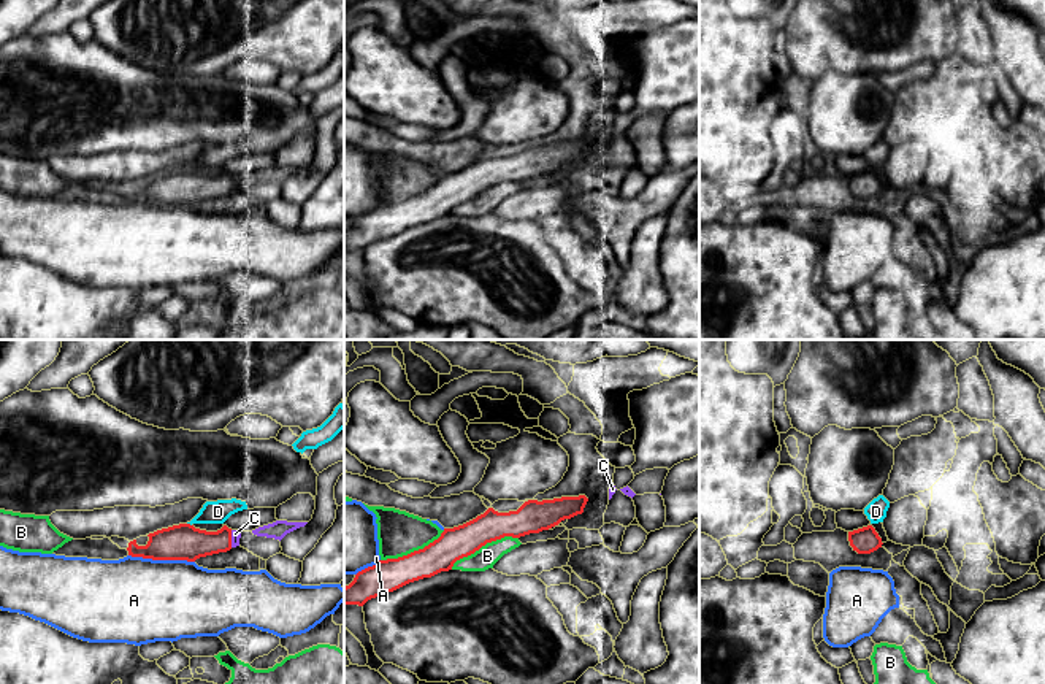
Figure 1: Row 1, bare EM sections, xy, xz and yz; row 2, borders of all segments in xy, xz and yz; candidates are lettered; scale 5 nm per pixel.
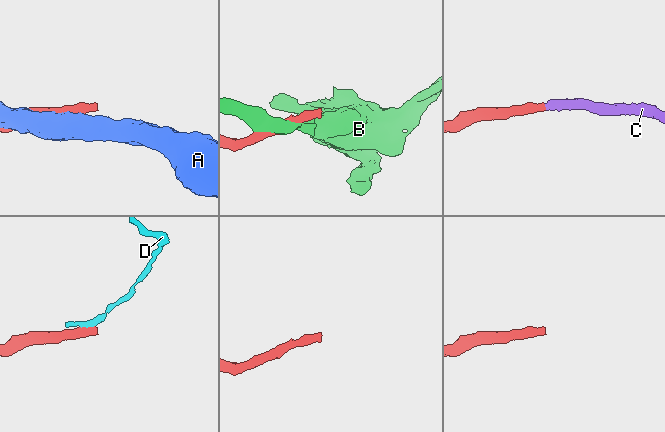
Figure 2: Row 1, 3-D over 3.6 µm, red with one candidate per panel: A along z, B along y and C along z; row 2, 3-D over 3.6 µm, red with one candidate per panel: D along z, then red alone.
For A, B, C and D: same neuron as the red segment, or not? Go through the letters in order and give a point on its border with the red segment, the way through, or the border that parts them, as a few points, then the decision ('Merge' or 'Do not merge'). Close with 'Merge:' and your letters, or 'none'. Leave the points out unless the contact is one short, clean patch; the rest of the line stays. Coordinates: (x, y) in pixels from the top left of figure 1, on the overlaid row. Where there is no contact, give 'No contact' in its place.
A: Touches red at xy (162, 559). Do not merge
B: Touches red at xz (482, 545). Do not merge
C: Touches red at xy (230, 538). Merge
D: Touches red at xy (189, 524). Boundary: xy (187, 522), (191, 526). Do not merge
Merge: C

